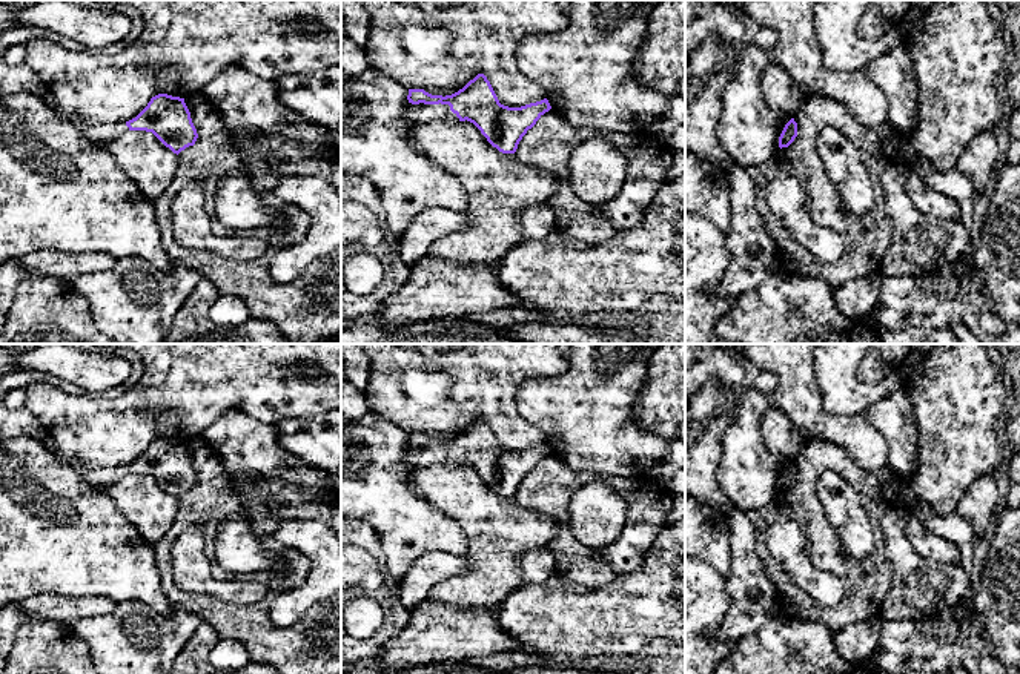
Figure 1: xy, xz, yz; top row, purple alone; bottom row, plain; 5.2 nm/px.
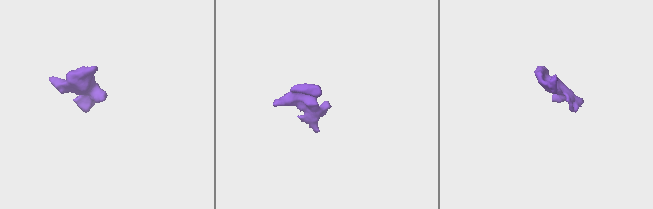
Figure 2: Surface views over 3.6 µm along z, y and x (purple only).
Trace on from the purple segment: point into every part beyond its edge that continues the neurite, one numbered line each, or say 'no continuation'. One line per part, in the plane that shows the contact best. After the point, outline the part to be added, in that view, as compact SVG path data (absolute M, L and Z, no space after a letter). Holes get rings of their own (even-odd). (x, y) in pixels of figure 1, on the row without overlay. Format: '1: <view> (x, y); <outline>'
1: xz (421, 456); M406 448L404 453L406 462L412 464L413 467L432 467L432 465L445 465L453 464L459 465L456 458L450 454L449 448Z

